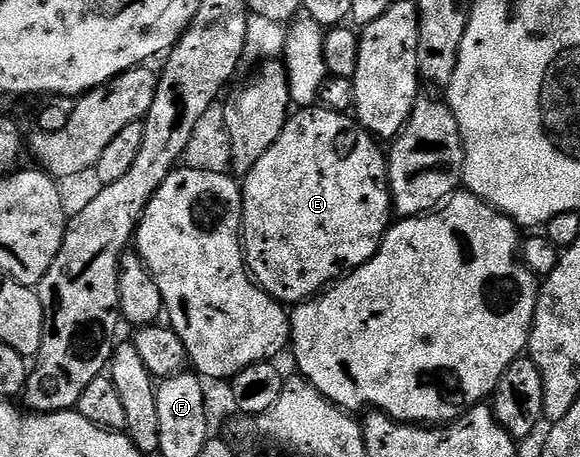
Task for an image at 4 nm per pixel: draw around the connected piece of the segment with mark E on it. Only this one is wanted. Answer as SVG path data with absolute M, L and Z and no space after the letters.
M315 104L309 109L299 109L291 113L290 119L284 124L284 132L276 136L276 144L260 156L256 168L244 176L242 187L242 249L246 265L254 279L262 289L266 290L278 302L297 304L307 302L323 289L342 277L343 274L364 265L380 248L383 236L392 225L392 203L390 201L390 173L386 170L387 155L380 147L379 139L370 134L349 113L331 110L321 104Z

